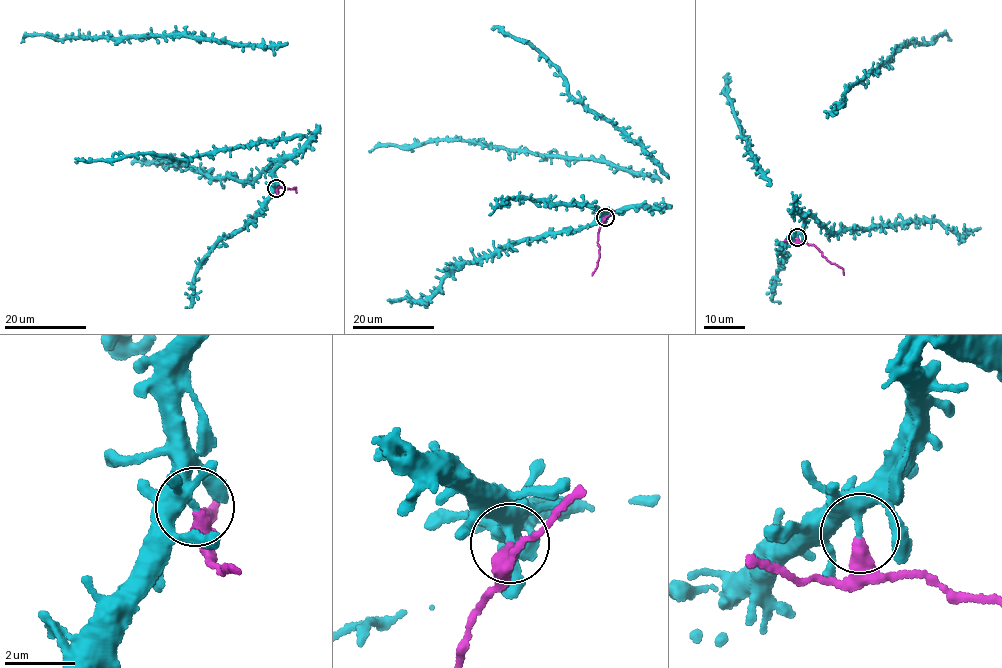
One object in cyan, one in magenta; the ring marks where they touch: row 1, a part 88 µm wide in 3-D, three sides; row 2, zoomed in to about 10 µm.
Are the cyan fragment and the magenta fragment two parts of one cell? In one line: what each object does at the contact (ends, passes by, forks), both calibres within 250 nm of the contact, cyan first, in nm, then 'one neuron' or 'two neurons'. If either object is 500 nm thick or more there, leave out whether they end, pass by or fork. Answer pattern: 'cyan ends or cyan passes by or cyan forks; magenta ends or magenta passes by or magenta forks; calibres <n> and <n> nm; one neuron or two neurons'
cyan ends; magenta ends; calibres 360 and 440 nm; two neurons

